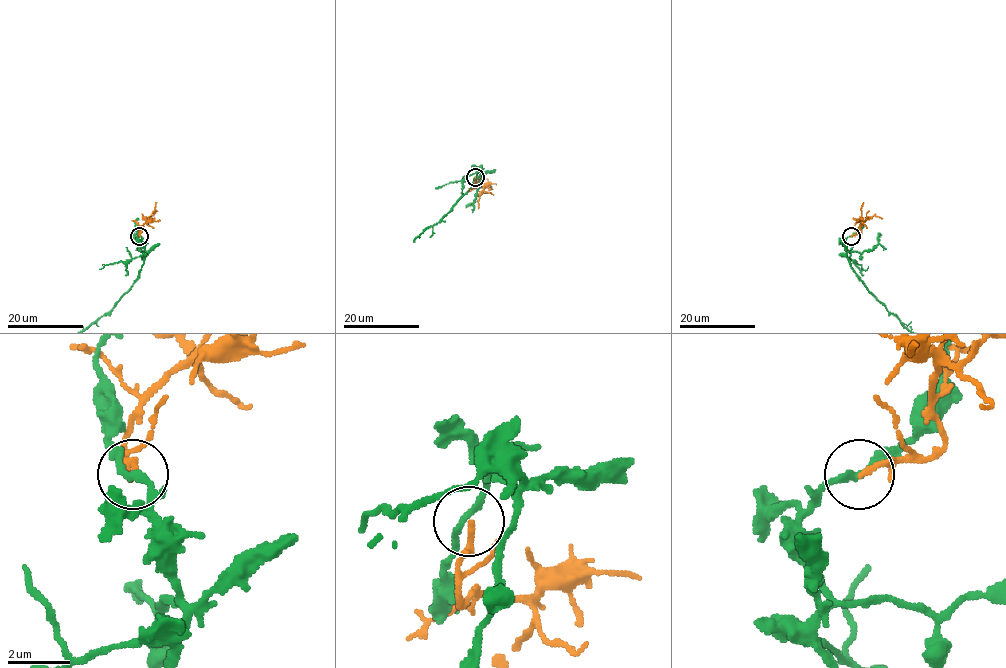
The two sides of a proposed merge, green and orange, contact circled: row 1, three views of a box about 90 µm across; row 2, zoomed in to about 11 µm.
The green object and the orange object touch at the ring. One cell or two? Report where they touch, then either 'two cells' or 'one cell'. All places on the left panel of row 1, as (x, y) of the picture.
place (139, 236); two cells

